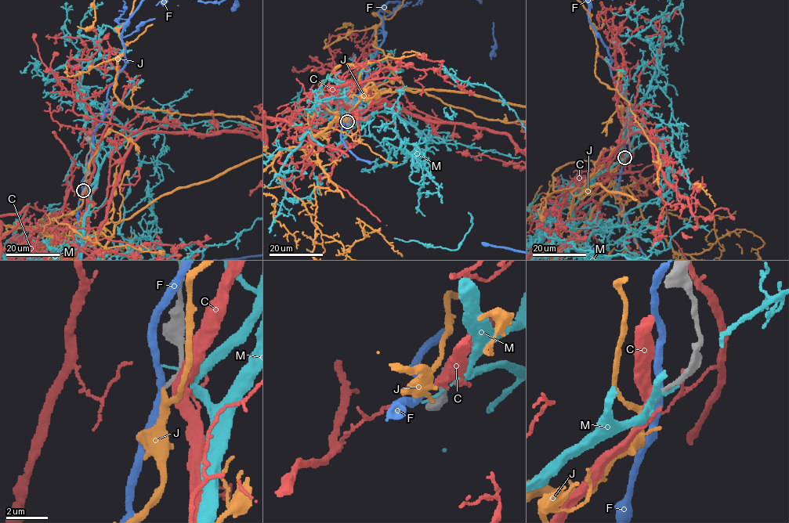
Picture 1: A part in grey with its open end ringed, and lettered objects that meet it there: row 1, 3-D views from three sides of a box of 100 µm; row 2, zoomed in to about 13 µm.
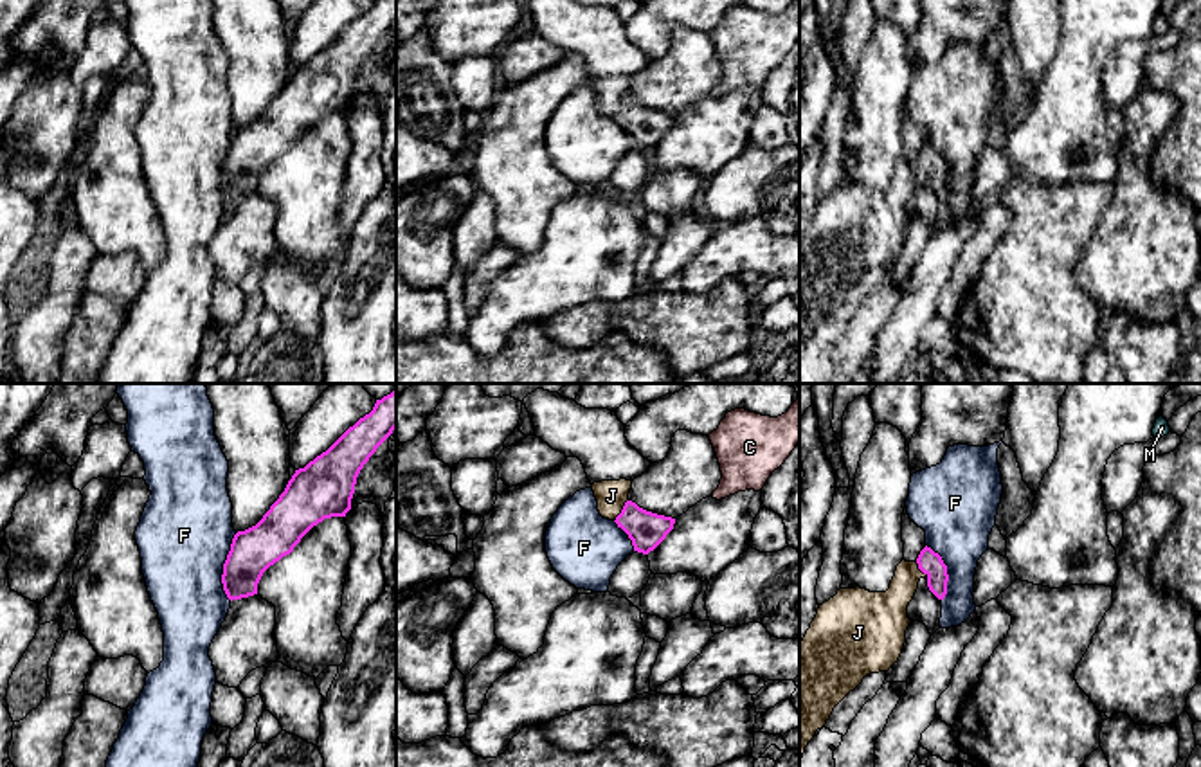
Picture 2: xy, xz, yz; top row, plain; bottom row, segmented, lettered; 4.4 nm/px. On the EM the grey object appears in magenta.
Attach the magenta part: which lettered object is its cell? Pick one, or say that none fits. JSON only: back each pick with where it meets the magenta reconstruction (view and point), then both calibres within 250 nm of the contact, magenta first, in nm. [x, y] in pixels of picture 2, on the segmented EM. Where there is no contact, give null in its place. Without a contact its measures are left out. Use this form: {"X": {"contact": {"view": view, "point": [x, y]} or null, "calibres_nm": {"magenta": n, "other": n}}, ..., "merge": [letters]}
{"J": {"contact": {"view": "xz", "point": [622, 510]}, "calibres_nm": {"magenta": 170, "other": 140}}, "merge": ["J"]}

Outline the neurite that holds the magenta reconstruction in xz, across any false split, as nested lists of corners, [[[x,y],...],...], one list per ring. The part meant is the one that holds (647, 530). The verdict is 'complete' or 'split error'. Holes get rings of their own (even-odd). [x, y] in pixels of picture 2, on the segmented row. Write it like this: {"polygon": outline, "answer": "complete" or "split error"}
{"polygon": [[[601,481],[591,488],[600,515],[614,520],[628,535],[634,551],[648,555],[673,529],[675,519],[646,511],[628,499],[632,481]]], "answer": "split error"}

